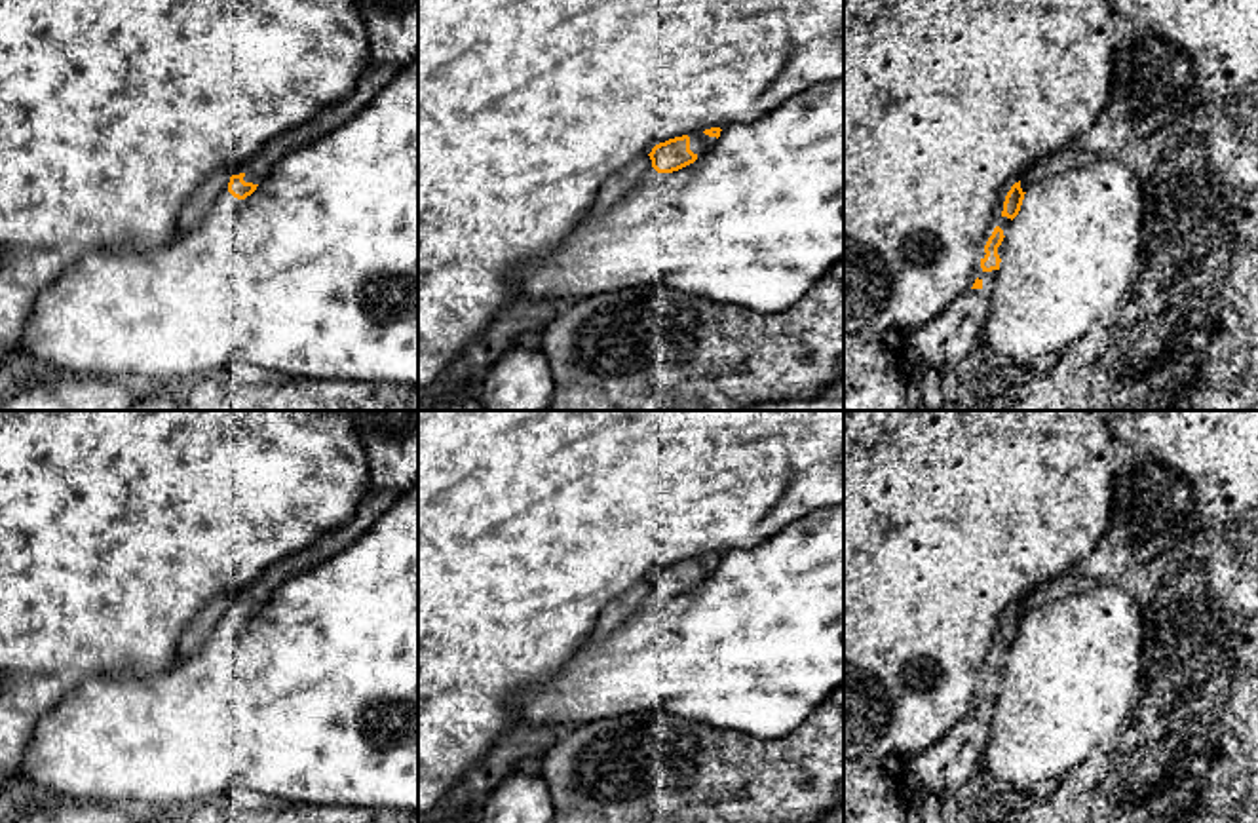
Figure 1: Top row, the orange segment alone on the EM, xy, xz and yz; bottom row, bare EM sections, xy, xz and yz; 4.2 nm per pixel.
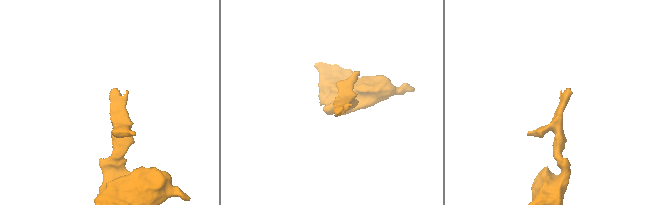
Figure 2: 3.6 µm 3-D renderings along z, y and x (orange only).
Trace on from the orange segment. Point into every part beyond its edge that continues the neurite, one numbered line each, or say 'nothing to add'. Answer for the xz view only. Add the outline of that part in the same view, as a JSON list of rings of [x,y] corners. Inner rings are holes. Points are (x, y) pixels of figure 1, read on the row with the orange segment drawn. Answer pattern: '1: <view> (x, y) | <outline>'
1: xz (700, 143) | [[[703,131],[692,133],[688,137],[690,137],[690,150],[697,158],[703,156],[703,154],[707,154],[715,146],[715,143],[716,143],[716,137],[709,137]]]

